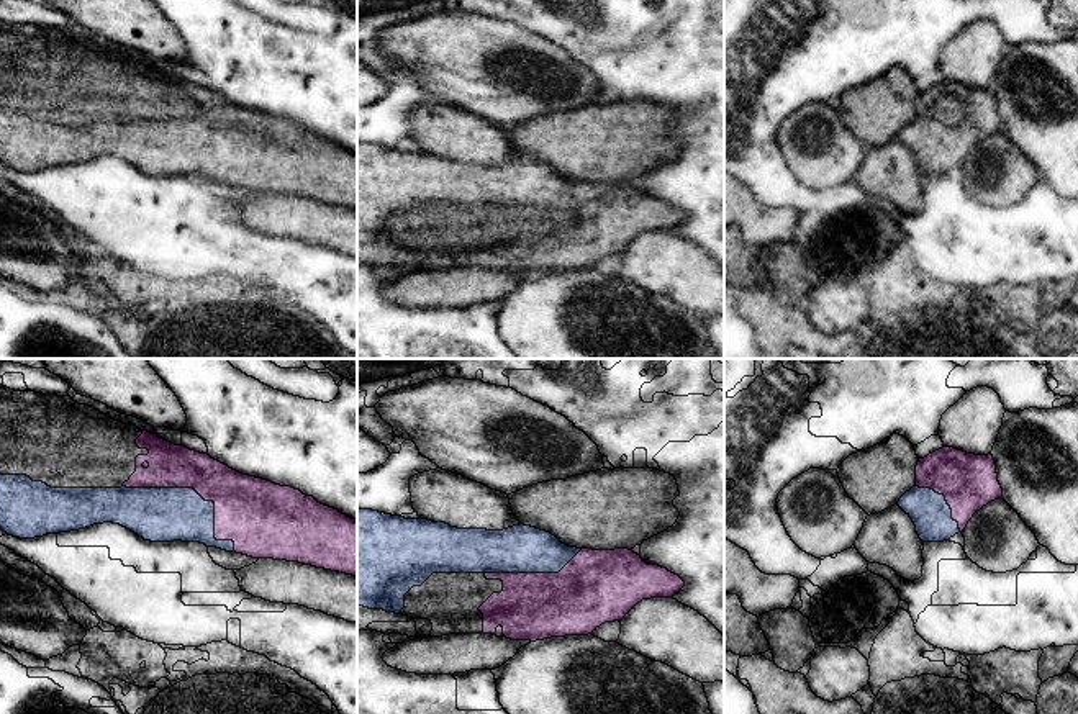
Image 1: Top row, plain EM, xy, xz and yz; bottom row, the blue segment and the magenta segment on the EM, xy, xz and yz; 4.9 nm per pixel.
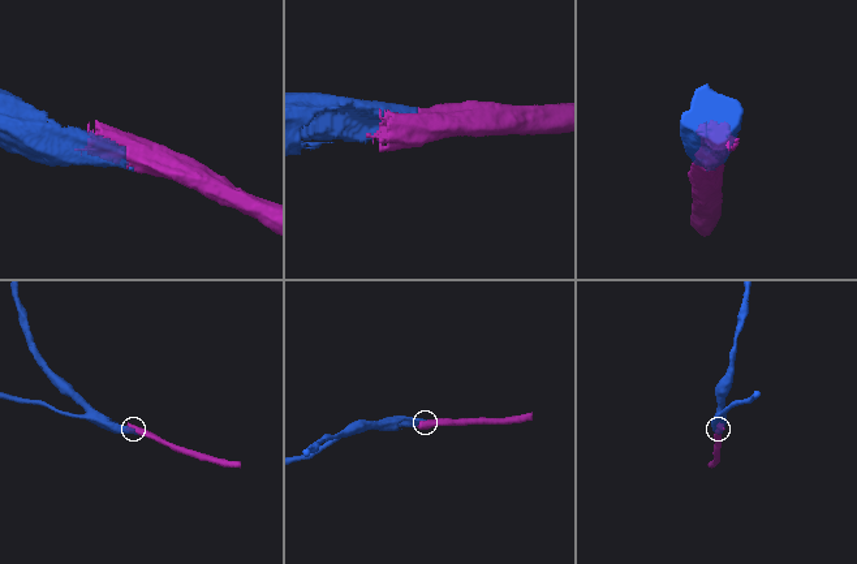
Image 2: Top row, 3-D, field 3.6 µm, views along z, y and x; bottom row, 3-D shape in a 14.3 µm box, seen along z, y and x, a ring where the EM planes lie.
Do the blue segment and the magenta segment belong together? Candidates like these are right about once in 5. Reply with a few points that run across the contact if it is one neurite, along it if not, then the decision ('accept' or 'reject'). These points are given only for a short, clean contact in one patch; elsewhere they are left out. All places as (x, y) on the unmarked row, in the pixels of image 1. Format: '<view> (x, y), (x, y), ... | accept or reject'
accept

